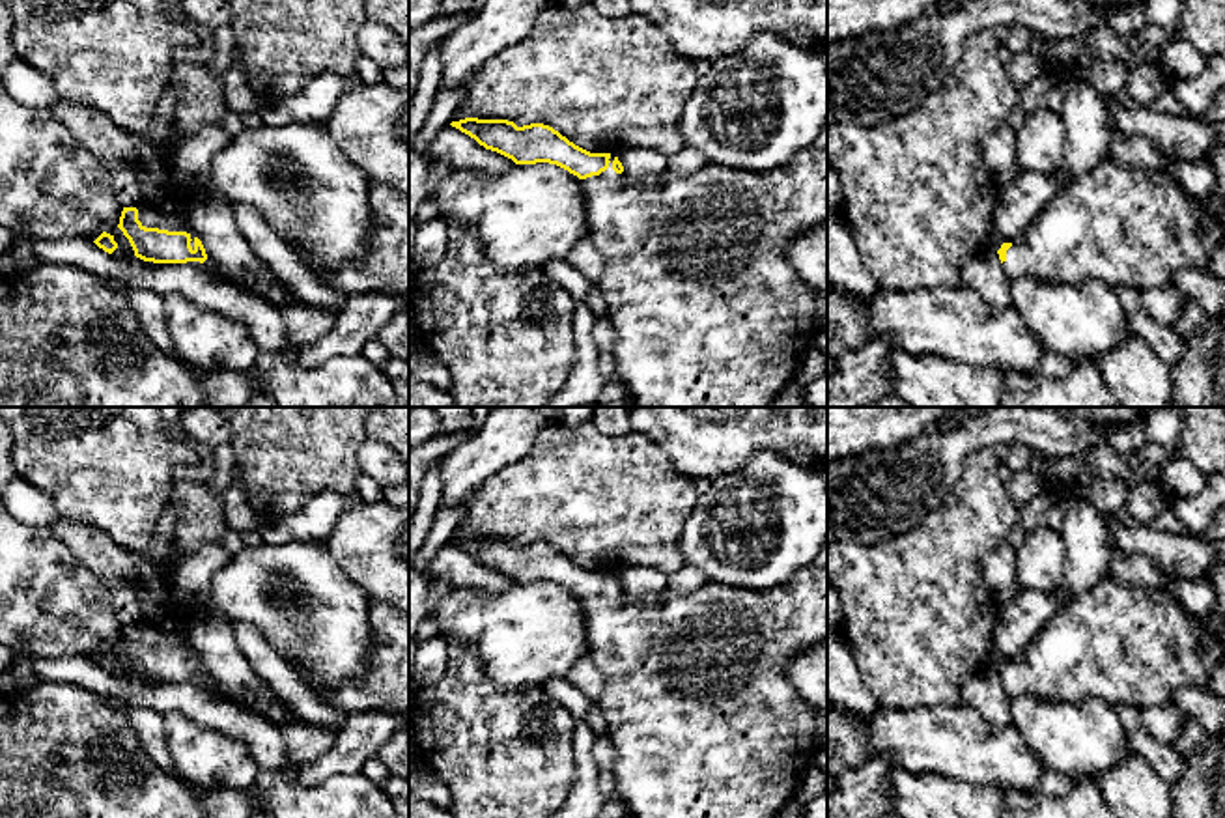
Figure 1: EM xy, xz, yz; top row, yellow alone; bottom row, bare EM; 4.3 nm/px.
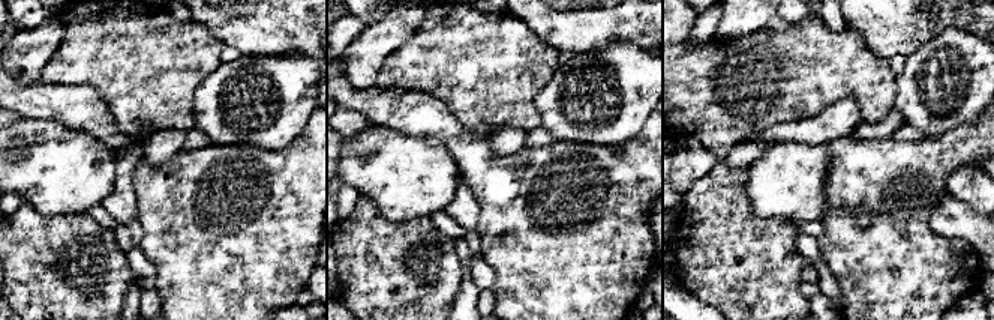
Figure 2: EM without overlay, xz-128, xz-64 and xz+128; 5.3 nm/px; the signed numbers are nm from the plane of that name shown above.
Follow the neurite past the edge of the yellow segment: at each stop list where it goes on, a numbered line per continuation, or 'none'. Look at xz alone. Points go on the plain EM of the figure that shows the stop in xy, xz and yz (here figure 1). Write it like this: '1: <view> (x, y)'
1: xz (706, 723)

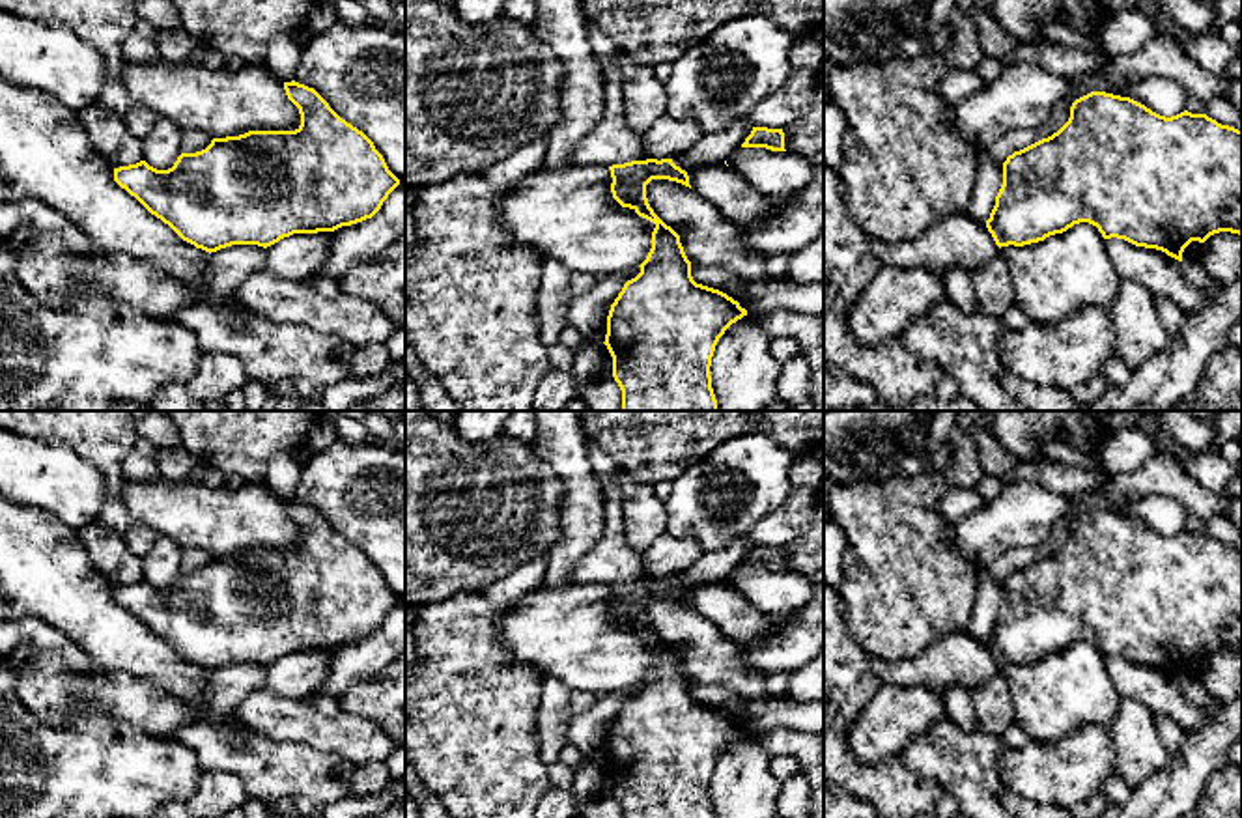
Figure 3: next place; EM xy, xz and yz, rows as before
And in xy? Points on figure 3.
none

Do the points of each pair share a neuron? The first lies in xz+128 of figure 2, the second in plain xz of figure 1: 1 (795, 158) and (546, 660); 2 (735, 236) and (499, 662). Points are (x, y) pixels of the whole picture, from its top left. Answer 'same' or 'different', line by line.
1: same
2: different

